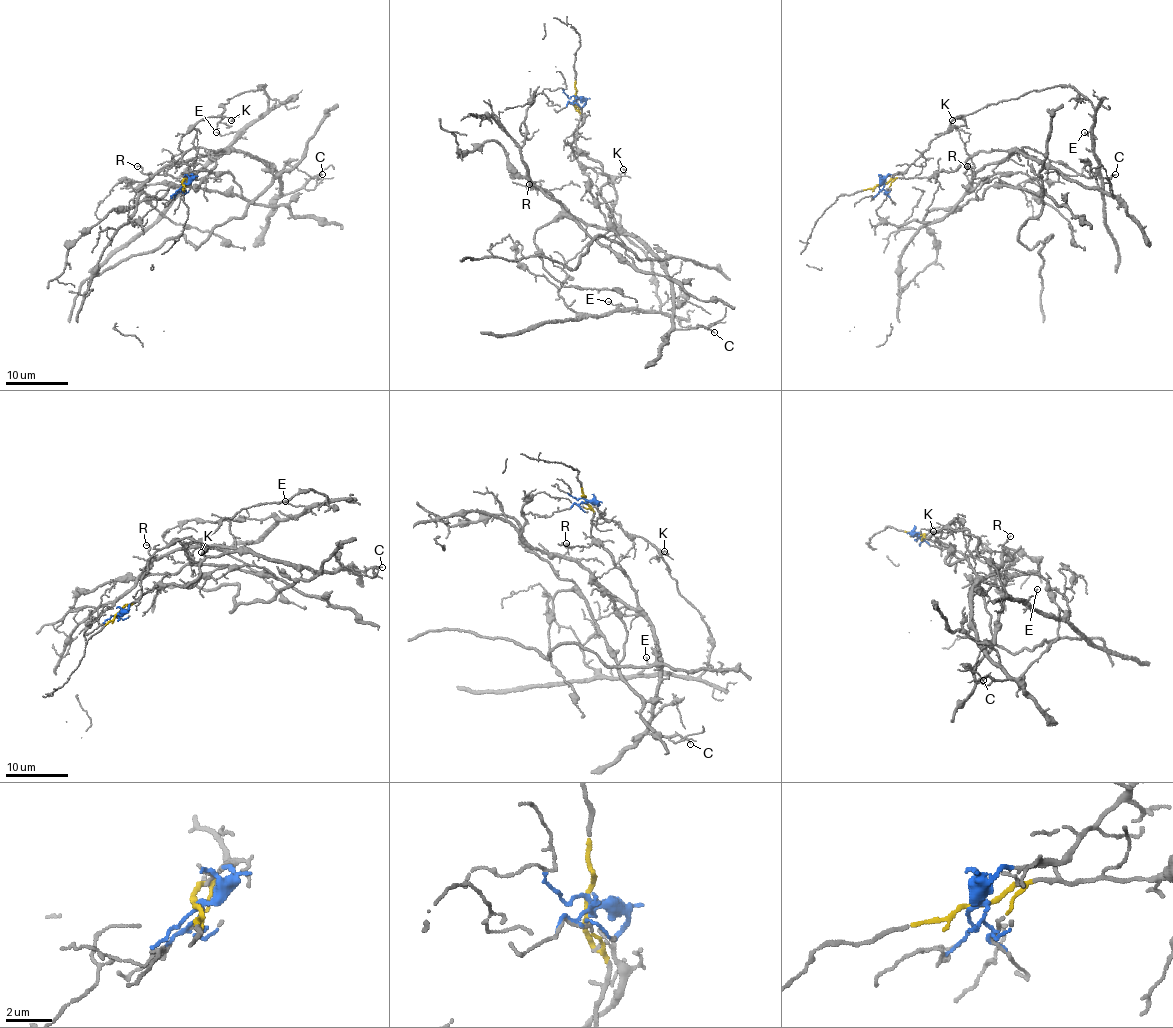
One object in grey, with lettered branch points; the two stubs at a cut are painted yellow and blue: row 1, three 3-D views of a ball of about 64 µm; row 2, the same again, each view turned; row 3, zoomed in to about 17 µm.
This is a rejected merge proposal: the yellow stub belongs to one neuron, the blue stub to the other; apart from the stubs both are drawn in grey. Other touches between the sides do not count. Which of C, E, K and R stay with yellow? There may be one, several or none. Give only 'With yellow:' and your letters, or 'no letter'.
With yellow: C, R

